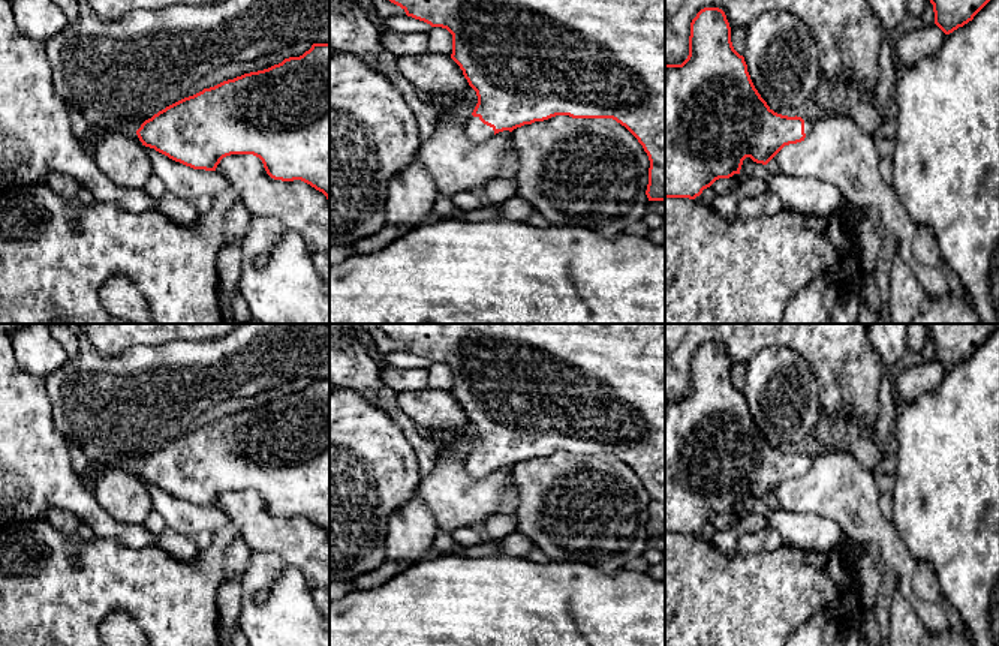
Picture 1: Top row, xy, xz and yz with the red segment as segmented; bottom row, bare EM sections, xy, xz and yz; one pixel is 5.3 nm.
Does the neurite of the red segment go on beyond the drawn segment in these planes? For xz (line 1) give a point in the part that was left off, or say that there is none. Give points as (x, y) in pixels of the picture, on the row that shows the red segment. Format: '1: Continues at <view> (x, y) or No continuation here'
1: Continues at xz (477, 131)

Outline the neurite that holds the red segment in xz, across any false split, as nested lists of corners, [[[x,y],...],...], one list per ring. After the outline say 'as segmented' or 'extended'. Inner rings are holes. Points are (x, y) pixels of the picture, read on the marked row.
[[[389,0],[407,16],[431,27],[446,28],[452,34],[451,58],[460,66],[469,85],[476,91],[478,103],[466,121],[466,133],[475,142],[493,135],[556,115],[572,118],[613,118],[625,126],[649,156],[649,201],[665,201],[665,0]]]; extended

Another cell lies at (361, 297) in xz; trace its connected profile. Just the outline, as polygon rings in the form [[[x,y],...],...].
[[[440,219],[434,223],[422,223],[397,238],[382,250],[367,255],[350,255],[343,262],[330,267],[330,324],[665,324],[665,244],[655,244],[647,237],[622,234],[614,238],[605,238],[593,231],[575,226],[530,226],[527,222],[514,220],[484,220],[469,223],[463,219]]]

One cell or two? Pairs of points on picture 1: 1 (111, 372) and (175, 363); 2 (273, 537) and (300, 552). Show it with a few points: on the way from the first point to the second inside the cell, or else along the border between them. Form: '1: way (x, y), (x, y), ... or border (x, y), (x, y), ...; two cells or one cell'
1: way (128, 372), (159, 372); one cell
2: way (279, 537), (285, 537), (294, 546); one cell

